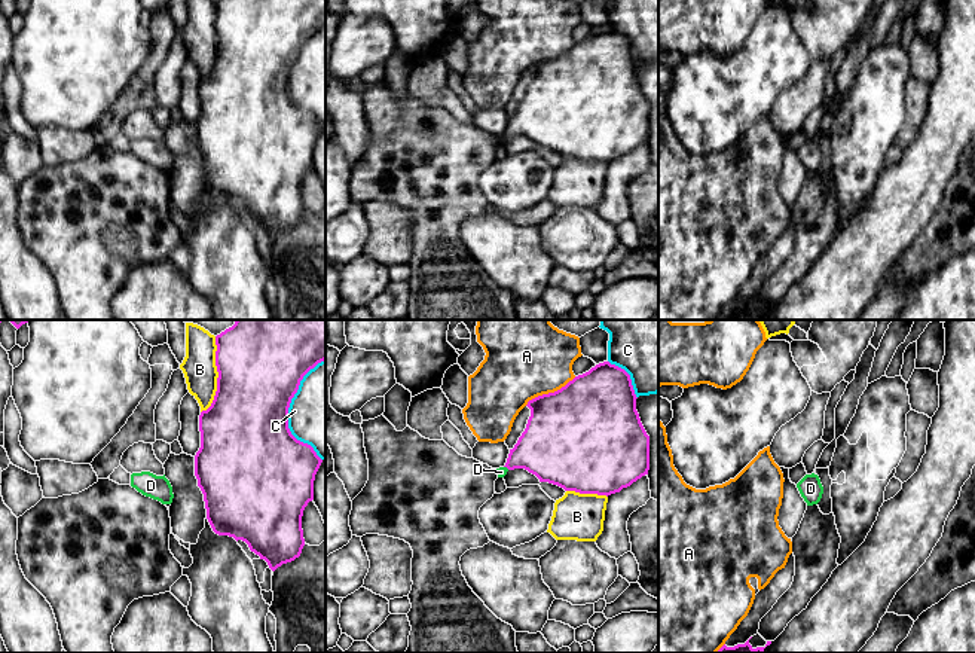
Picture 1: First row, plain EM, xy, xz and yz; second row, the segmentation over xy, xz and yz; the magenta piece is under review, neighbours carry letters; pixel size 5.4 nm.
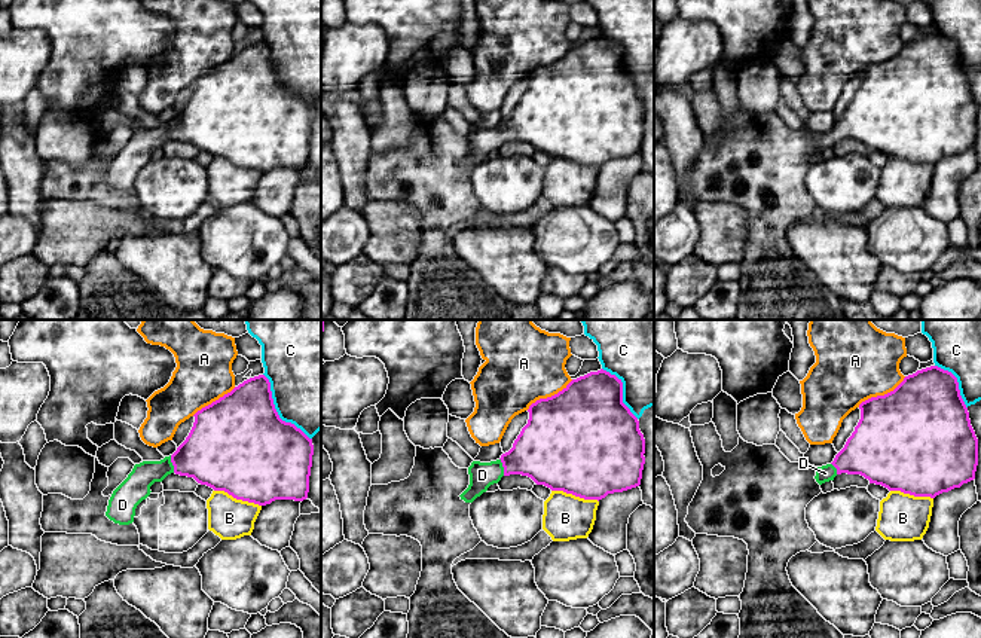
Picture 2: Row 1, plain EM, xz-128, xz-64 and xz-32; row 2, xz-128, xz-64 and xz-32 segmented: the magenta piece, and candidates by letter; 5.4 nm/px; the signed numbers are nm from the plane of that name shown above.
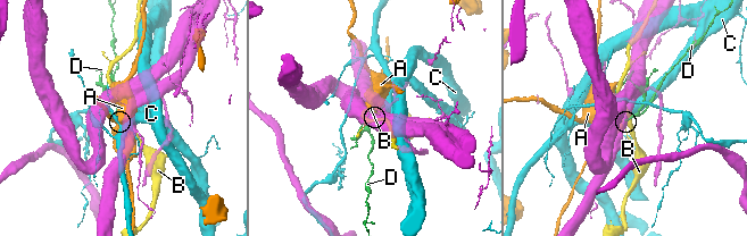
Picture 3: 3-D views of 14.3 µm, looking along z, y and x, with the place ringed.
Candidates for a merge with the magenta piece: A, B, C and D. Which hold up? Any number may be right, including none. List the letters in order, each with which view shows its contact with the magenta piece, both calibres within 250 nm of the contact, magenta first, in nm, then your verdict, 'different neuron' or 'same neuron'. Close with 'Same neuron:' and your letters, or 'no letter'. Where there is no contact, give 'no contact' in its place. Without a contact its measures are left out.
A: meets magenta in xz; 500 nm thick on the magenta side, 440 nm on the other; different neuron
B: meets magenta in xy; 480 nm thick on the magenta side, 180 nm on the other; different neuron
C: meets magenta in xy; 460 nm thick on the magenta side, 380 nm on the other; different neuron
D: meets magenta in xz; 320 nm thick on the magenta side, 60 nm on the other; same neuron
Same neuron: D

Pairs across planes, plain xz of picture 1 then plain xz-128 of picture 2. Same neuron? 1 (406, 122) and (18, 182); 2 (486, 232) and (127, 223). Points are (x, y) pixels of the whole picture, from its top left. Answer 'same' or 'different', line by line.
1: different
2: different

